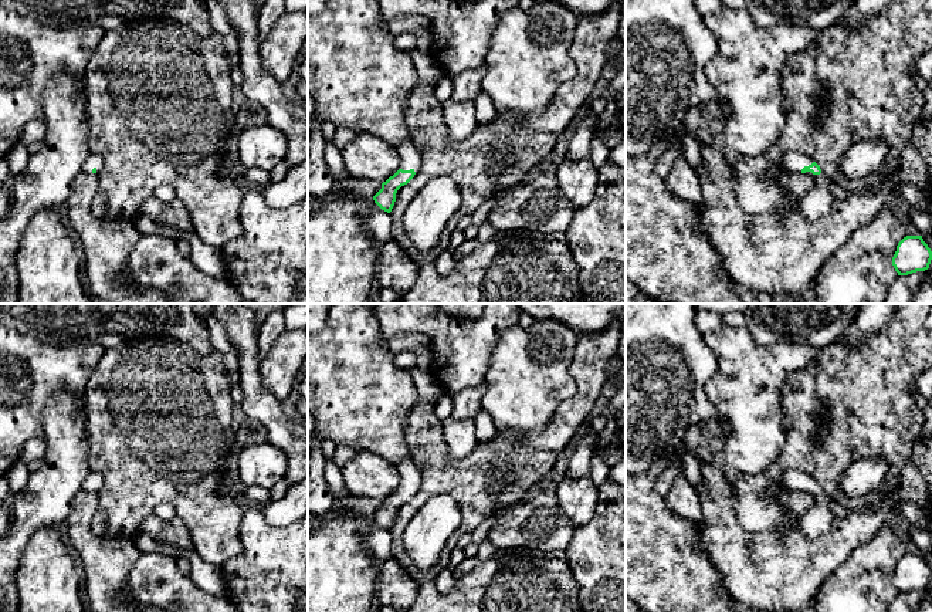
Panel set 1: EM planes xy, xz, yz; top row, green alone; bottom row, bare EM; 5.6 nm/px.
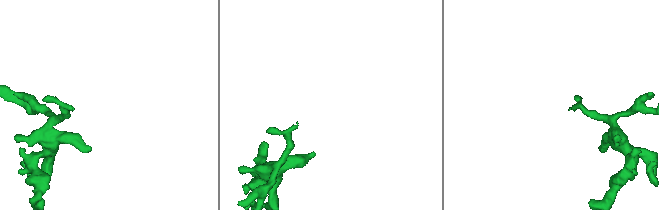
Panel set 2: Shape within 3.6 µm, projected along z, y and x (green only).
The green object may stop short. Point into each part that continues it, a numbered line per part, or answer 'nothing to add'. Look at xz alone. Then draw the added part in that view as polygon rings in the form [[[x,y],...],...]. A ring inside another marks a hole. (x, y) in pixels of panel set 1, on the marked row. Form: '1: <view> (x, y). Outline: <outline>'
1: xz (410, 158). Outline: [[[410,139],[404,141],[396,149],[401,159],[400,169],[403,170],[413,169],[417,173],[421,166],[421,156],[414,148],[414,145],[411,143],[411,141]]]

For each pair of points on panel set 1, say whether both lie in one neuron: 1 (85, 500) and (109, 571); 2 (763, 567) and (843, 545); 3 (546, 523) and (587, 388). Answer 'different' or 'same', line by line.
1: same
2: same
3: different

